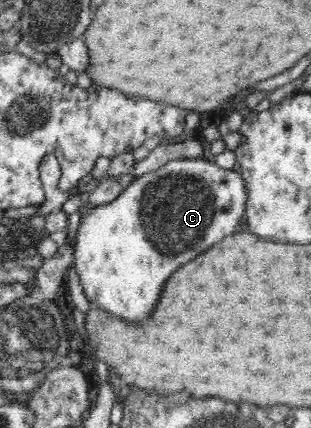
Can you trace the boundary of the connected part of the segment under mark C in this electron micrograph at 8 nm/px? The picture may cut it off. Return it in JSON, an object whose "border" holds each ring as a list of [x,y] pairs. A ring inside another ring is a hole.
{"border":[[[202,157],[173,160],[157,171],[132,179],[120,197],[106,205],[89,207],[88,203],[82,203],[80,194],[76,194],[62,206],[67,215],[80,214],[74,247],[74,273],[80,277],[83,294],[91,303],[96,301],[108,315],[126,323],[146,323],[162,301],[164,285],[170,275],[180,269],[182,263],[202,255],[220,239],[234,233],[236,225],[244,220],[246,188],[240,173],[221,169]]]}

